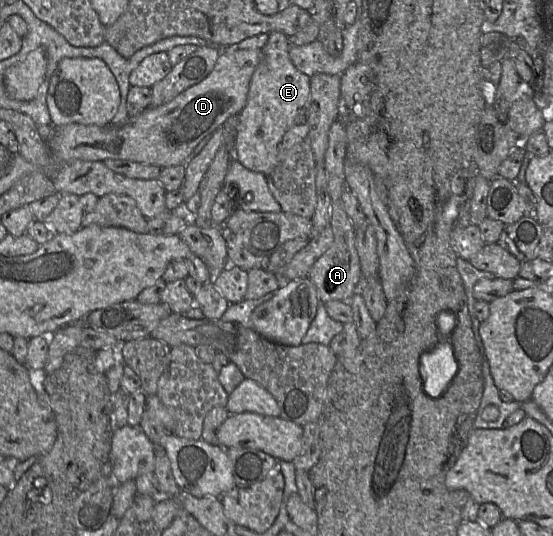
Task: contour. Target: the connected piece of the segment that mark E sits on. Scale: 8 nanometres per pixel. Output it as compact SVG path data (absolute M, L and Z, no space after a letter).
M273 31L261 49L261 59L249 84L247 102L239 115L233 159L251 171L270 174L283 157L308 134L310 77L293 65L289 39Z

